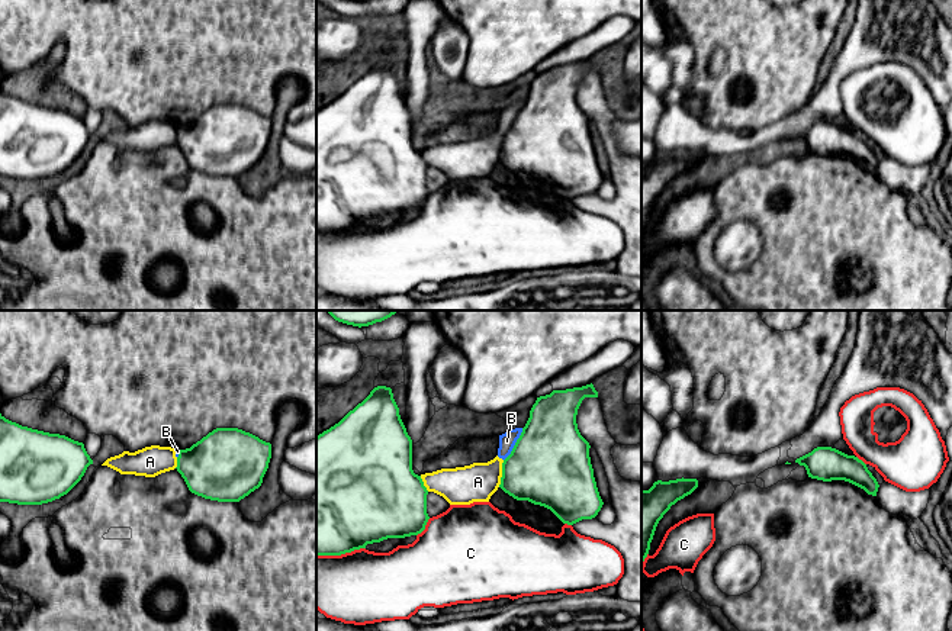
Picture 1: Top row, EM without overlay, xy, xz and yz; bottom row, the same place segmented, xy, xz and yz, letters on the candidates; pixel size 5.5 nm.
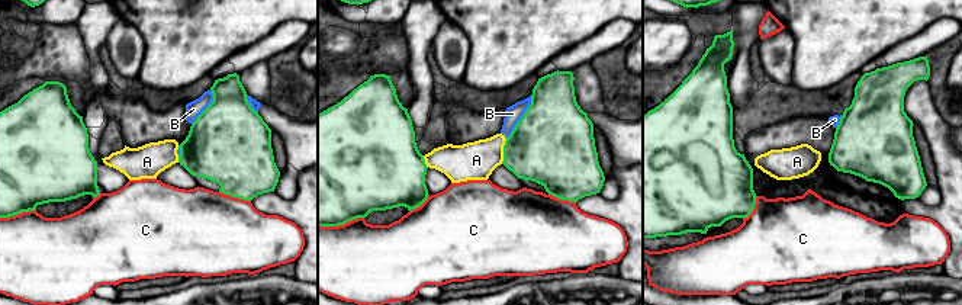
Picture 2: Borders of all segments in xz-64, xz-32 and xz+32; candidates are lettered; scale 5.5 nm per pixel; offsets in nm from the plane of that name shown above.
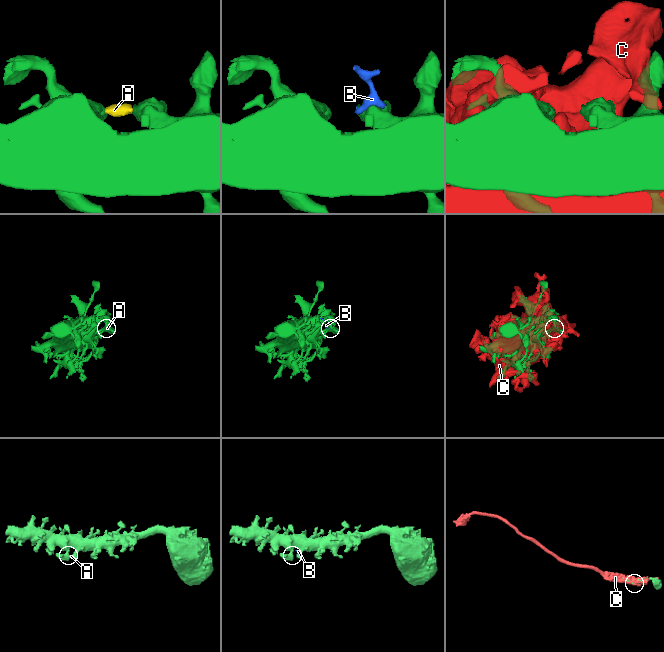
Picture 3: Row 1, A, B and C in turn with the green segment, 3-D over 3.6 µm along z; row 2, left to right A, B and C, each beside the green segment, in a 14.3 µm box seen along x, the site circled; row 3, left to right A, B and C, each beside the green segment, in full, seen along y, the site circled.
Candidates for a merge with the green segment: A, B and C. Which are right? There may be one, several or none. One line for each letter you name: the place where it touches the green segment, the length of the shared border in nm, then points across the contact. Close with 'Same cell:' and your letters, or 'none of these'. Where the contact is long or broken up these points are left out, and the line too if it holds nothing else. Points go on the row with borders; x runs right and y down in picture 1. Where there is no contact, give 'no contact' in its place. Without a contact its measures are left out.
Same cell: none of these

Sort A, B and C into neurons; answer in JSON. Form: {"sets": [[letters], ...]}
{"sets": [["A", "B"], ["C"]]}

